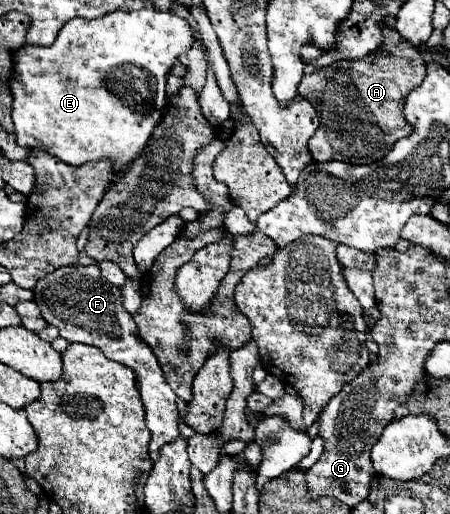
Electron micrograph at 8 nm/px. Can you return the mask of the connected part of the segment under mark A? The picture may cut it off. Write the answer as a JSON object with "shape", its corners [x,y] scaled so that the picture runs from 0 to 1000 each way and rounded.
{"shape":[[[858,53],[858,84],[849,88],[849,95],[818,107],[818,115],[809,119],[800,115],[787,123],[742,123],[733,130],[676,146],[662,165],[662,181],[698,204],[711,232],[707,255],[693,263],[684,278],[693,305],[707,317],[751,309],[769,317],[809,317],[809,321],[813,317],[827,321],[831,313],[858,305],[858,298],[876,286],[880,274],[916,259],[916,243],[902,235],[893,212],[898,212],[902,185],[920,169],[929,169],[938,154],[942,154],[942,115],[933,99],[911,84],[893,84],[889,68],[867,53]]]}

